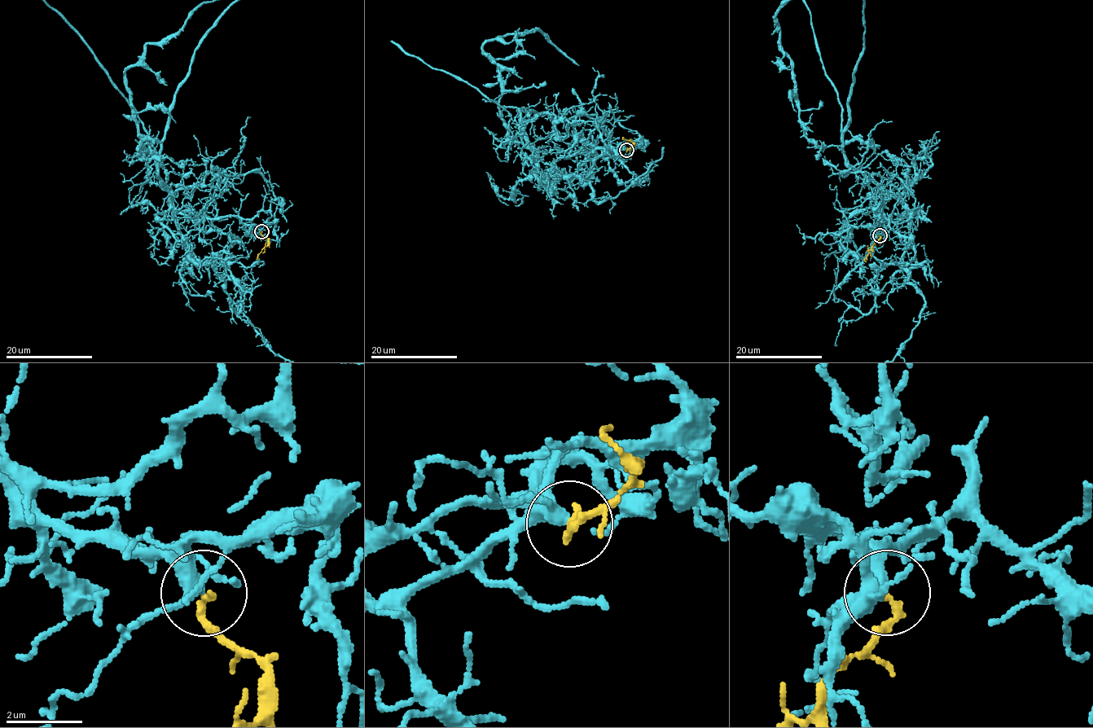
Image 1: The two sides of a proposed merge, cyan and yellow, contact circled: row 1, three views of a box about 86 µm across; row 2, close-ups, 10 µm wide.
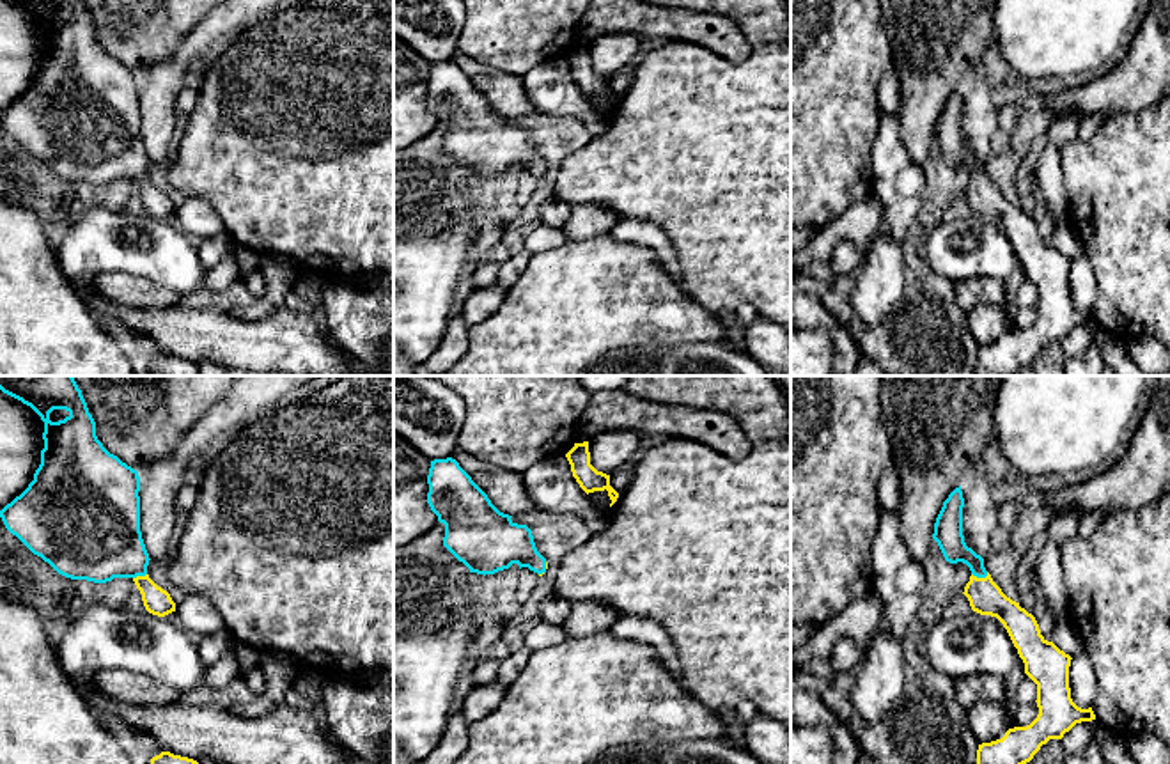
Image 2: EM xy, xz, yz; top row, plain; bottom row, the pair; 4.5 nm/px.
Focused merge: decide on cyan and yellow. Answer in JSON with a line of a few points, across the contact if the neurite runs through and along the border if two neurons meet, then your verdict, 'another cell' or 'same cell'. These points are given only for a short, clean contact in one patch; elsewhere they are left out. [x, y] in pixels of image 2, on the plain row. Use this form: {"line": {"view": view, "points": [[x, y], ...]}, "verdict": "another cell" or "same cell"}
{"line": {"view": "yz", "points": [[949, 139], [975, 167], [981, 179], [981, 194], [986, 201]]}, "verdict": "same cell"}

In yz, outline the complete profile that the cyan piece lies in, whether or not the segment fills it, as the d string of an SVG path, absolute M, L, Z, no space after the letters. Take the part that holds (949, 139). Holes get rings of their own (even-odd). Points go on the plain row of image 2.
M956 90L934 126L932 142L950 167L963 165L971 179L964 199L973 214L996 220L1007 232L1025 277L1037 287L1037 321L1026 330L1014 330L1002 342L982 346L977 353L977 376L1010 376L1030 365L1049 342L1062 342L1076 326L1092 324L1092 310L1081 312L1071 301L1071 259L1048 245L1032 216L1007 200L984 170L984 161L966 149L963 138L964 101Z

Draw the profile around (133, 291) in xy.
M99 277L90 278L94 291L113 303L142 308L170 308L179 294L140 277Z

